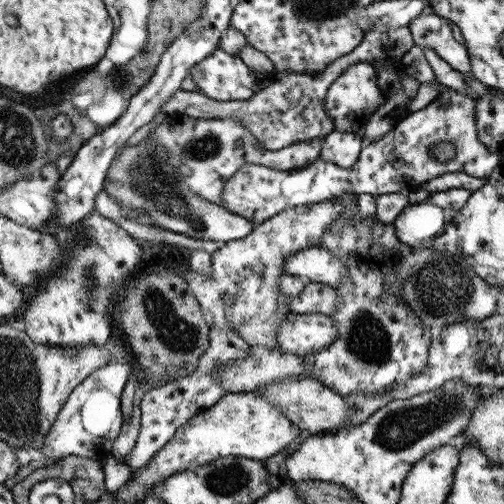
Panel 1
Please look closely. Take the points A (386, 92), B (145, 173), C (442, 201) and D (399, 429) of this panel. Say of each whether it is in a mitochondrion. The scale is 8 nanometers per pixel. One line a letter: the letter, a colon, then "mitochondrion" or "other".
A: other
B: mitochondrion
C: other
D: mitochondrion

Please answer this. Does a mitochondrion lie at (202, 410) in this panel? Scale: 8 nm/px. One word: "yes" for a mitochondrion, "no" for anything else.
no

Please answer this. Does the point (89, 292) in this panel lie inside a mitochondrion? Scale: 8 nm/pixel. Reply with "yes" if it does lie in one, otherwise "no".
yes

